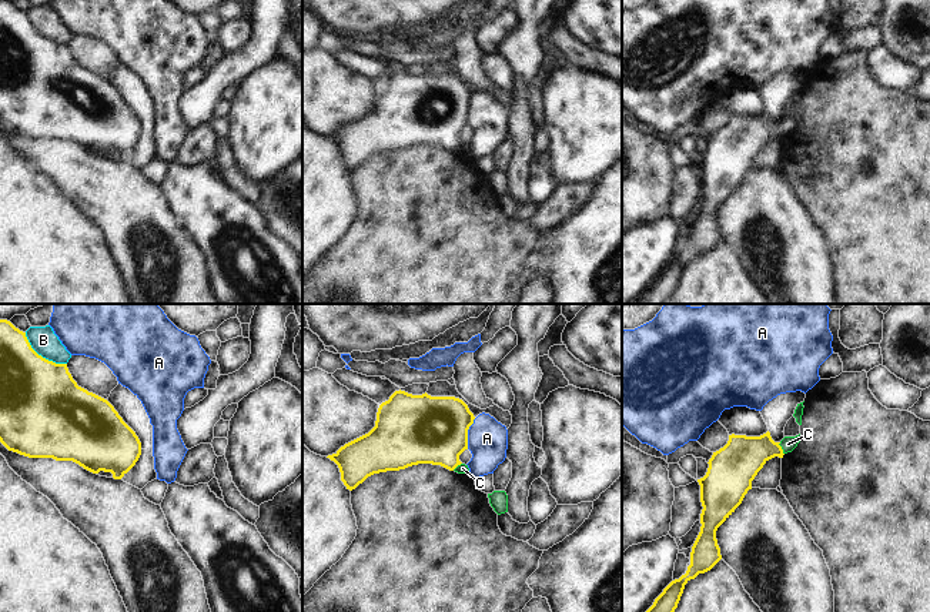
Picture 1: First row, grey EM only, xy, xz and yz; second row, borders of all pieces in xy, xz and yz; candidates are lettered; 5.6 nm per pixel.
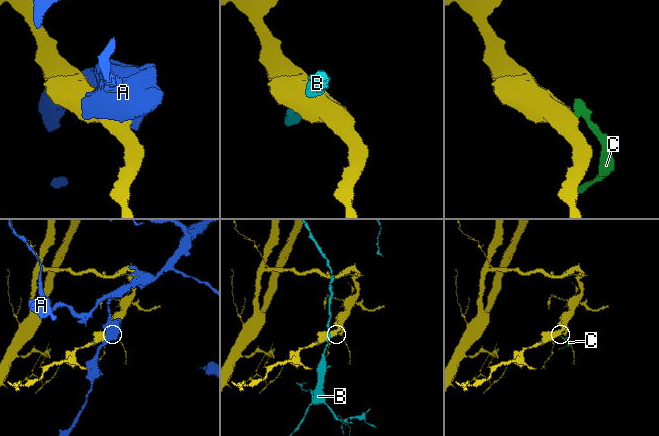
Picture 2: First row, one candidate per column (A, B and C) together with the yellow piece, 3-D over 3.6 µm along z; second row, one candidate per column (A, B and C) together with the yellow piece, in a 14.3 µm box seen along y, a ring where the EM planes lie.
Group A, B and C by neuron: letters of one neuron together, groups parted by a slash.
A / B / C

